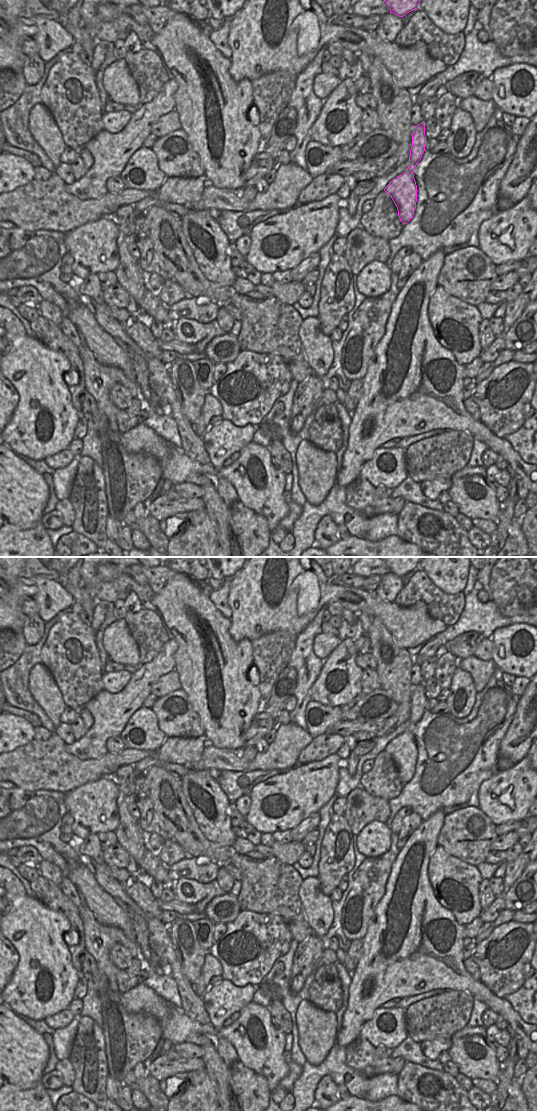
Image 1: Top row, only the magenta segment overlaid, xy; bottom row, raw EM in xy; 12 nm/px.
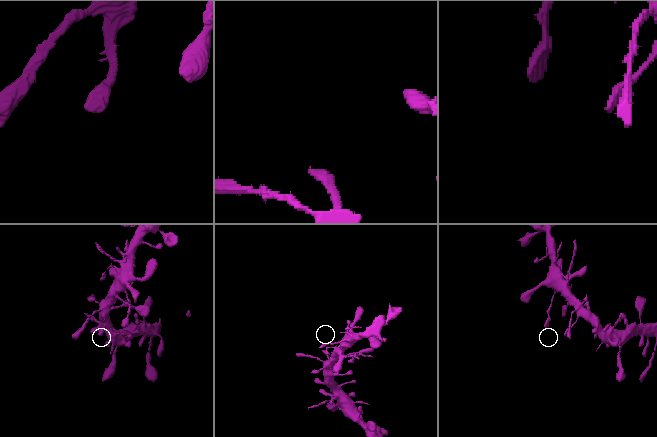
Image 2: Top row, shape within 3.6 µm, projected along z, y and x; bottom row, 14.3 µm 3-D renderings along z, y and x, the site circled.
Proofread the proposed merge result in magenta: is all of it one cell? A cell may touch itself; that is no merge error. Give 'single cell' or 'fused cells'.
single cell

